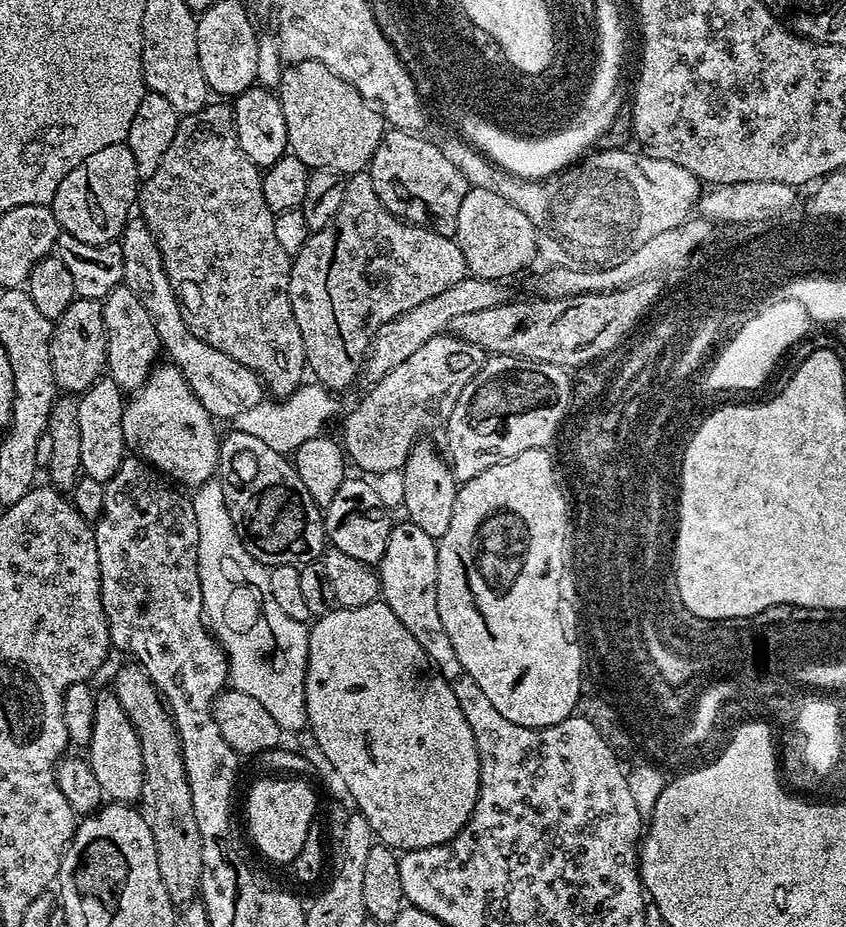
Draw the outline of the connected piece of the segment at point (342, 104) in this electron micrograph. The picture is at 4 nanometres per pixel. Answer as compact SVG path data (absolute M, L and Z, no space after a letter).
M313 60L288 64L280 73L278 89L282 114L286 118L286 134L291 155L297 156L310 170L329 168L331 172L351 174L363 172L372 163L372 155L386 131L386 121L369 101L347 84L338 74Z

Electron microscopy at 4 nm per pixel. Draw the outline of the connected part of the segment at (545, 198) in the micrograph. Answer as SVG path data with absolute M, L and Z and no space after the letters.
M455 135L439 141L442 154L462 170L469 185L478 190L491 190L498 198L506 198L530 222L536 231L536 246L539 259L545 265L553 268L569 268L570 270L586 270L597 272L610 266L618 266L630 257L640 246L645 245L650 238L665 233L672 227L687 221L697 207L702 195L702 181L690 170L678 166L674 162L659 160L657 156L638 152L622 152L604 148L590 156L585 155L579 162L571 163L559 172L543 179L528 179L516 176L510 170L492 163L478 149Z

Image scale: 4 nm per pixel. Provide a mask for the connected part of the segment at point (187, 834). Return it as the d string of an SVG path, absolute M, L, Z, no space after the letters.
M134 664L129 665L119 670L112 693L118 698L122 710L126 710L142 746L142 766L149 808L146 819L150 834L154 834L158 874L162 874L162 886L166 886L166 894L170 894L173 905L183 906L193 903L200 891L206 841L198 830L198 818L194 818L194 798L190 798L190 782L172 713L168 711L164 697L143 669Z

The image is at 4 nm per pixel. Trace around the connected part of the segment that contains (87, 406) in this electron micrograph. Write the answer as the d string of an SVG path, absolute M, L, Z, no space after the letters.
M110 378L94 382L80 397L78 406L78 430L82 433L83 475L107 482L126 458L126 445L122 434L122 414L126 403L125 393Z

